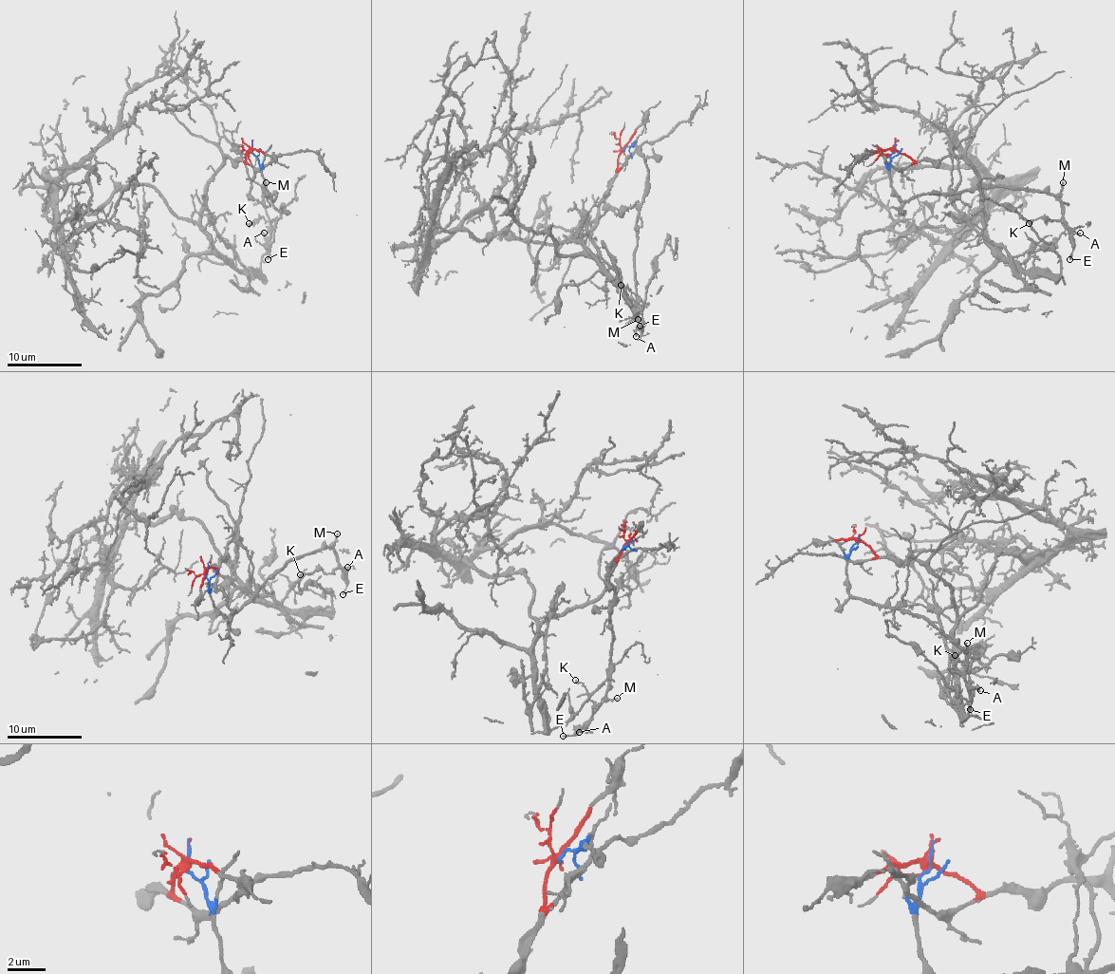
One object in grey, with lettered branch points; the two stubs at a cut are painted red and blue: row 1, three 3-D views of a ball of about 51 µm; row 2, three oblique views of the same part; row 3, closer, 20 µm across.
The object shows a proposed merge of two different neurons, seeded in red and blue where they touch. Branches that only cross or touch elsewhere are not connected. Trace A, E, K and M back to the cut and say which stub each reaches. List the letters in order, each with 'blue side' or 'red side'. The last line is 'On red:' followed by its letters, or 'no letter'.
A: blue side
E: blue side
K: blue side
M: blue side
On red: no letter

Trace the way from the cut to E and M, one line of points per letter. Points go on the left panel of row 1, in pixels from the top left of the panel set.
E: (250, 148), (259, 164), (265, 193), (272, 200), (276, 196), (263, 185), (269, 223), (267, 258)
M: (250, 148), (259, 164), (265, 193), (272, 200), (276, 196), (265, 191), (263, 185), (263, 195), (265, 181)

